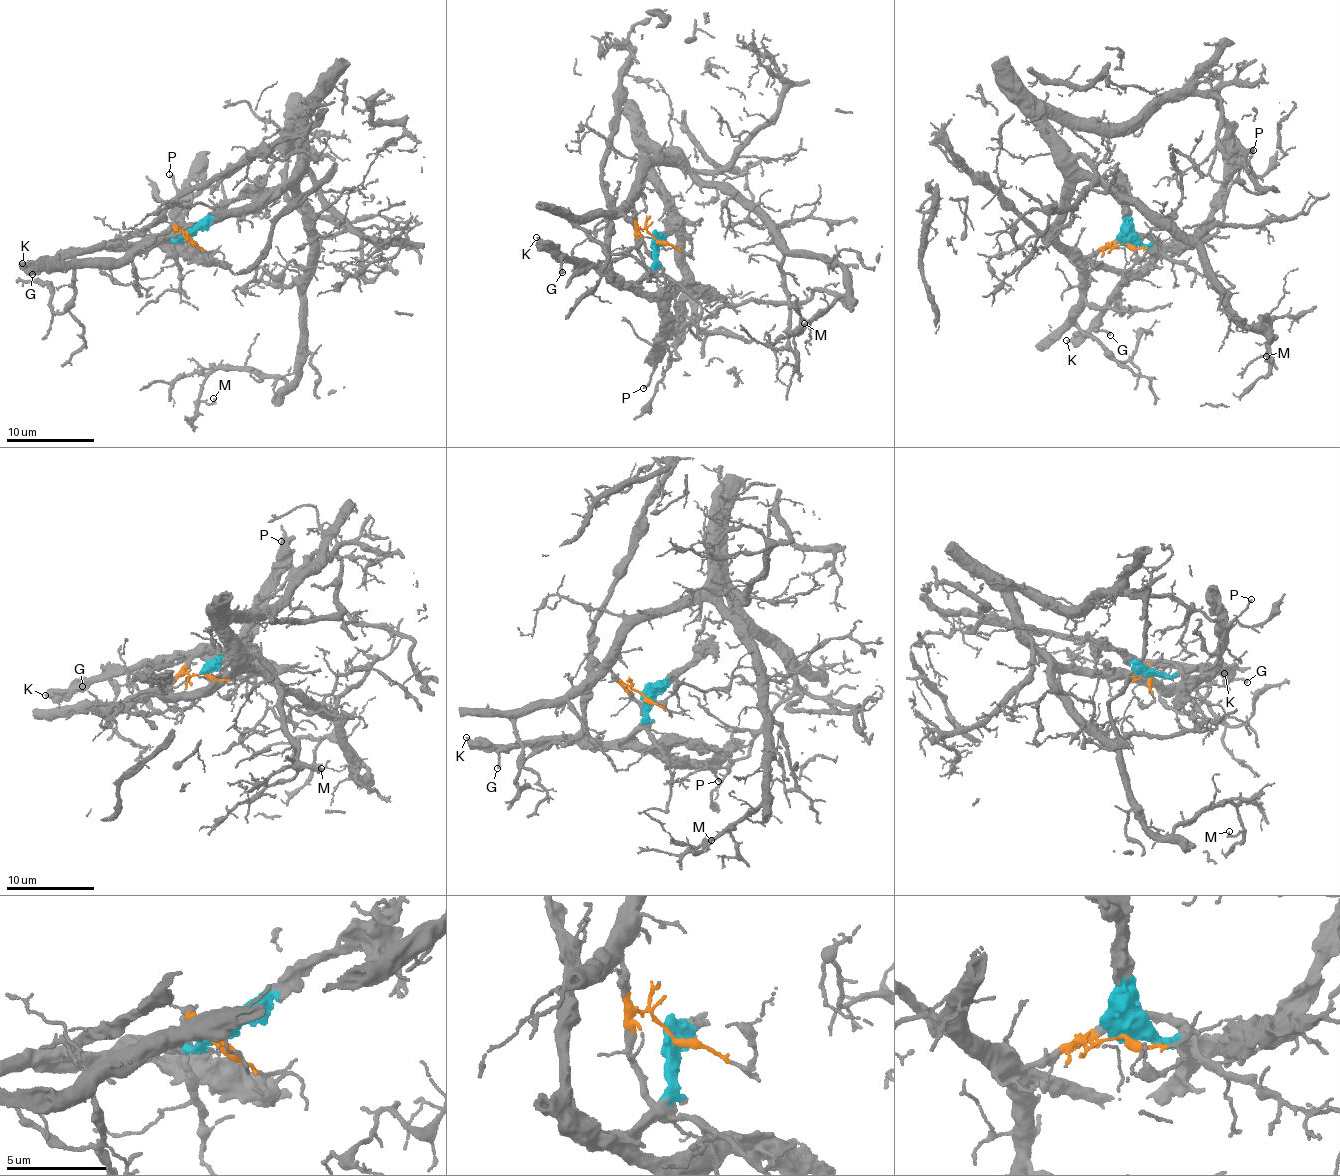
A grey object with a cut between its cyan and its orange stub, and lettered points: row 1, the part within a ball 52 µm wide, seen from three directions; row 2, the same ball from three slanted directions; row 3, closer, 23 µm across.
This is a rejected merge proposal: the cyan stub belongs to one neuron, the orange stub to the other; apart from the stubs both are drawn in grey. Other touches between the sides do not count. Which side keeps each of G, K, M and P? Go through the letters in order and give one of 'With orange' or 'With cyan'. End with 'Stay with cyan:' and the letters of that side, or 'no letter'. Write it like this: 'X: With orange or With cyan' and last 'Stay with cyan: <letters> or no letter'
G: With cyan
K: With cyan
M: With orange
P: With cyan
Stay with cyan: G, K, P

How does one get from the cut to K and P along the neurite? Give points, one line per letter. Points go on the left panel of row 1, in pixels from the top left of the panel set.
K: (189, 235), (173, 240), (101, 242), (59, 253), (39, 265), (21, 264)
P: (189, 235), (170, 242), (153, 237), (160, 245), (171, 222), (177, 189), (169, 174)

